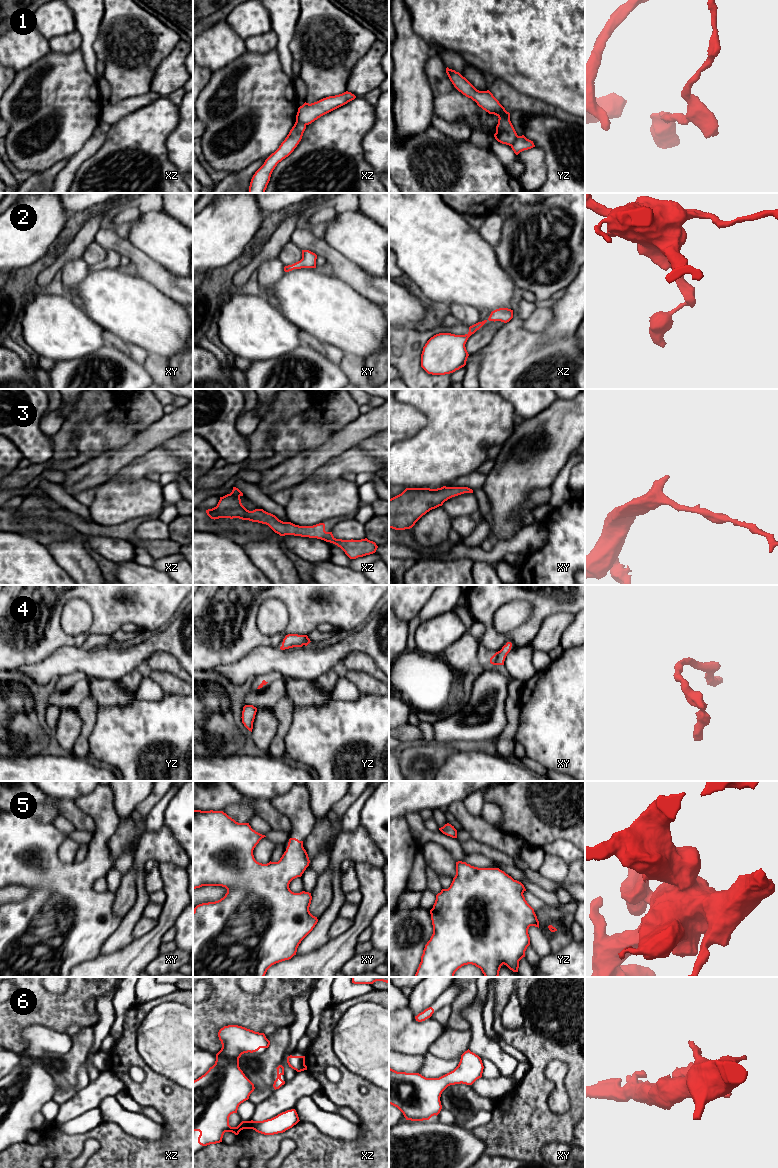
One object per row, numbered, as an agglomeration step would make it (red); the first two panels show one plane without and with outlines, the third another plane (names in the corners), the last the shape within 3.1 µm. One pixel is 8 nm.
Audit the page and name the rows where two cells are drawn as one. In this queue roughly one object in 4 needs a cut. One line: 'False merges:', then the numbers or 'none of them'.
False merges: 1

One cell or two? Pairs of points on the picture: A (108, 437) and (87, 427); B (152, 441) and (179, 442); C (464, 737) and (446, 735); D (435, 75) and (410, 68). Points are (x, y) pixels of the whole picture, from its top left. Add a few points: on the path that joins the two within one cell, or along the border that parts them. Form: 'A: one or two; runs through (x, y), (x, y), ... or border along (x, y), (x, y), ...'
A: one; runs through (103, 435), (95, 435), (92, 432)
B: two; border along (182, 430), (165, 439), (160, 444)
C: one; runs through (460, 735), (450, 735)
D: two; border along (432, 52), (425, 66), (425, 74), (433, 94)

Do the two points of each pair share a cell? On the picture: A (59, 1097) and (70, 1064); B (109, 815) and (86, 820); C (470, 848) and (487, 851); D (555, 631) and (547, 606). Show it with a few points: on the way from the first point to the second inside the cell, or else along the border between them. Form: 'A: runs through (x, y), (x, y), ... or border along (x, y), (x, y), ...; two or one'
A: runs through (67, 1089), (67, 1072); one
B: border along (75, 803), (92, 818), (95, 824), (94, 833); two
C: runs through (474, 848), (483, 849); one
D: border along (573, 614), (549, 615), (542, 622), (536, 635); two

